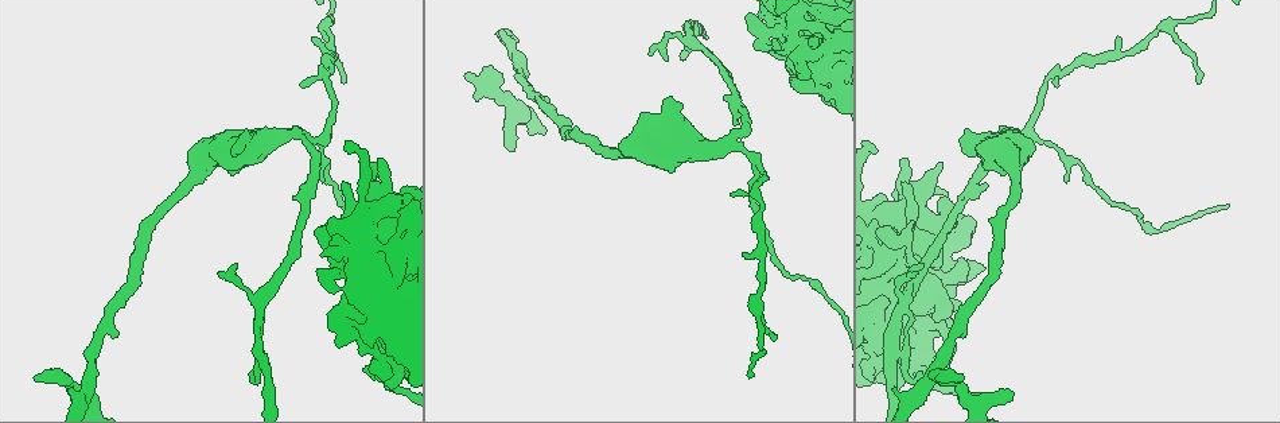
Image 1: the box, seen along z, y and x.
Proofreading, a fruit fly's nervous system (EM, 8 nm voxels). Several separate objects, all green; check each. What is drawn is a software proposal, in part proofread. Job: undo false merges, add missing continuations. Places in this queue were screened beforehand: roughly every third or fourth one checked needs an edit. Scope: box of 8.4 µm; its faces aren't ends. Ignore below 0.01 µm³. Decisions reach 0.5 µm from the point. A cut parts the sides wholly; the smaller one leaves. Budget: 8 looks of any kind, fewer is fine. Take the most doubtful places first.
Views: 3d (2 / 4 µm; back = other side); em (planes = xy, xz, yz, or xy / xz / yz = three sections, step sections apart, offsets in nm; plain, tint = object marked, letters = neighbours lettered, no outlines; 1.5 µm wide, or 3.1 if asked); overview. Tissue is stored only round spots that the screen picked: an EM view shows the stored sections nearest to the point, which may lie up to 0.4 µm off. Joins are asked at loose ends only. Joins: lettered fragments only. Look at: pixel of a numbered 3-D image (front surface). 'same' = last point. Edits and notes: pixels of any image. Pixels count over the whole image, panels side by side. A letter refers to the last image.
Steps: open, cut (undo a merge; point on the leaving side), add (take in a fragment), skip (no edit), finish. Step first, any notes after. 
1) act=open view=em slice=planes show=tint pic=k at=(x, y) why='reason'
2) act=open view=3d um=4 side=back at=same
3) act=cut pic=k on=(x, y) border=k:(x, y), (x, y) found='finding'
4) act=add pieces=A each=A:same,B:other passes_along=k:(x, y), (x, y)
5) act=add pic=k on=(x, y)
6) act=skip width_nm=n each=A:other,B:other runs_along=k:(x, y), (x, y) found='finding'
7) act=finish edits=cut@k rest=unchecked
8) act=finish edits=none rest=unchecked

act=open view=em slice=yz step=4 show=tint pic=1 at=(296, 133) why='arms part here'

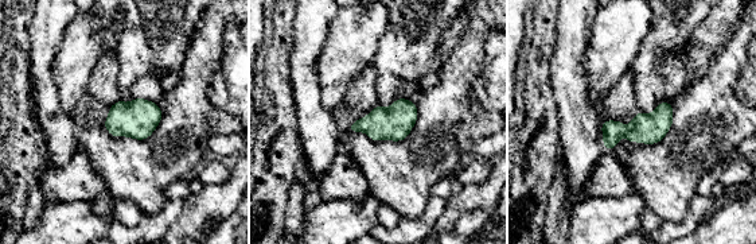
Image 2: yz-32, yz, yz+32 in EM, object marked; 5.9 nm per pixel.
act=open view=em slice=planes show=letters at=same why='another direction'

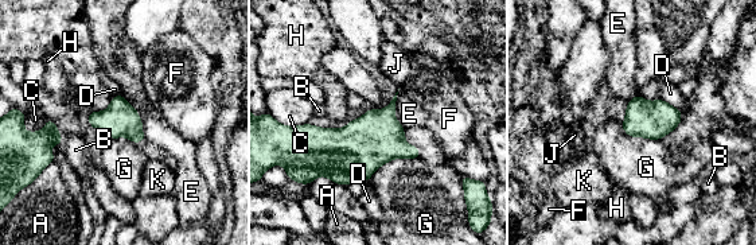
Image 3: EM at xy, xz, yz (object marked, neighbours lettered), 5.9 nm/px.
act=skip each=A:other,B:other,C:other,D:other,E:other,F:other,G:other,H:other,J:other,K:other border=3:(682, 112), (658, 139), (620, 125) found='all the same neuron'

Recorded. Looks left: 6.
act=open view=em slice=xy step=4 show=letters pic=1 at=(467, 72) why='free end'

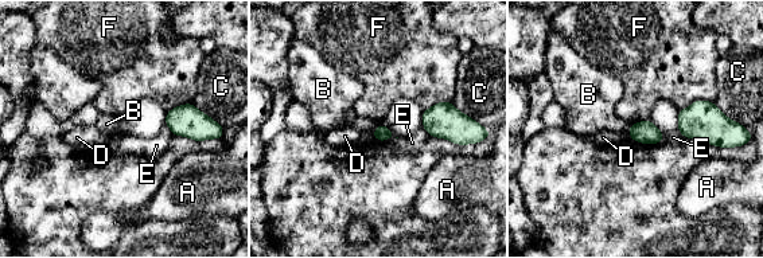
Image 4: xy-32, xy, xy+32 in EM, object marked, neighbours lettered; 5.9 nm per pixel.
act=open view=em slice=yz step=4 show=letters at=same

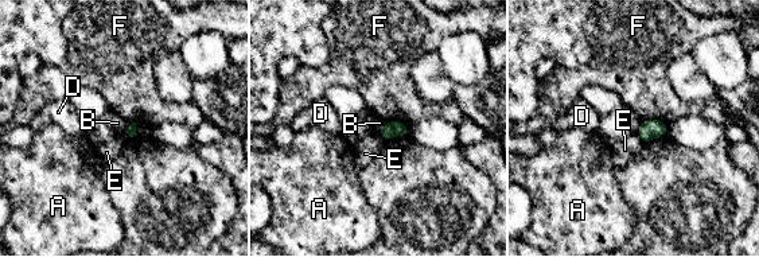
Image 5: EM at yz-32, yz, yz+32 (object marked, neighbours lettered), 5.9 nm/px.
act=skip each=A:other,B:other,D:other,E:other,F:other border=5:(132, 123), (124, 131) found='none of them fits'

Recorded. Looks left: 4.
act=open view=3d um=2 pic=1 at=(250, 370) why='an open end'

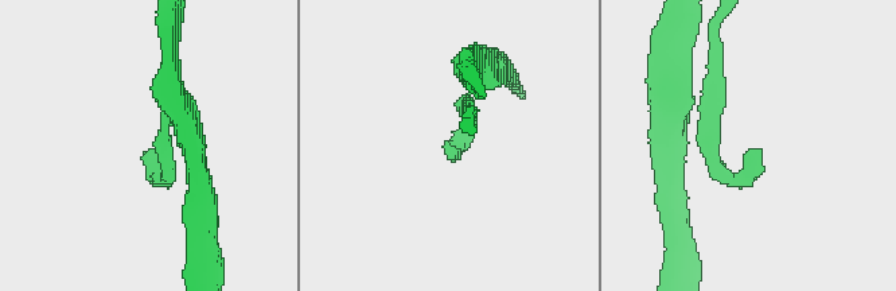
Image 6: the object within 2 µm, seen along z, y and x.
act=open view=em slice=planes show=letters pic=6 at=(748, 153)

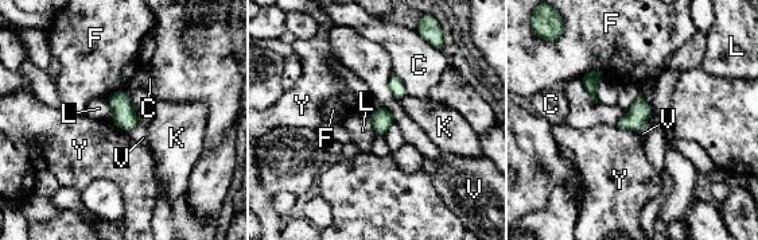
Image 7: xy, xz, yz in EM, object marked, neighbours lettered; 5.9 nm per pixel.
act=skip width_nm=120 each=C:other,F:other,K:other,L:other,V:other,Y:other border=7:(603, 76), (589, 70), (580, 77) found='no lettered fragment goes on from it'

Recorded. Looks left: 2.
act=finish edits=none rest=unchecked

